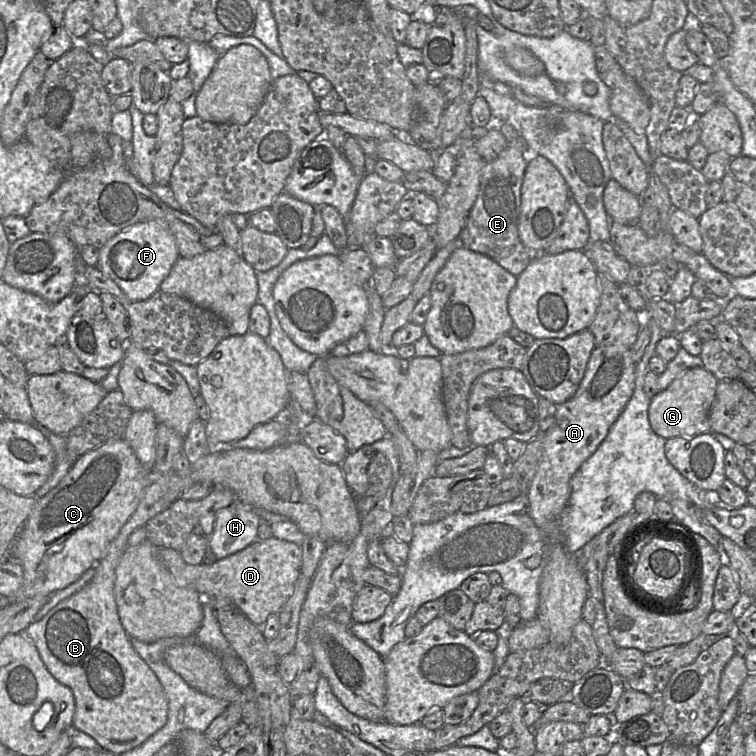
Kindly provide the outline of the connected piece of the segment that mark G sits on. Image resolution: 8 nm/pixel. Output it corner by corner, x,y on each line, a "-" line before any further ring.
694,367
679,374
669,386
650,400
648,419
659,436
695,437
710,432
709,413
715,398
718,380
704,367

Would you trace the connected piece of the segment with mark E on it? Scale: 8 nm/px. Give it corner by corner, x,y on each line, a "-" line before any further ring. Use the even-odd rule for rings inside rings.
519,138
510,142
495,160
486,162
481,171
476,201
459,236
463,247
489,256
516,277
534,256
522,243
518,232
521,186
529,154
525,142

